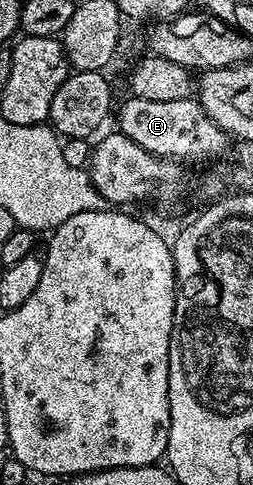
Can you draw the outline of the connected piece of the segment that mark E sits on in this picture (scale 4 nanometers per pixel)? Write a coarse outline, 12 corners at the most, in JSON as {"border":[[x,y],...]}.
{"border":[[193,96],[117,106],[116,129],[187,163],[218,157],[228,134]]}

